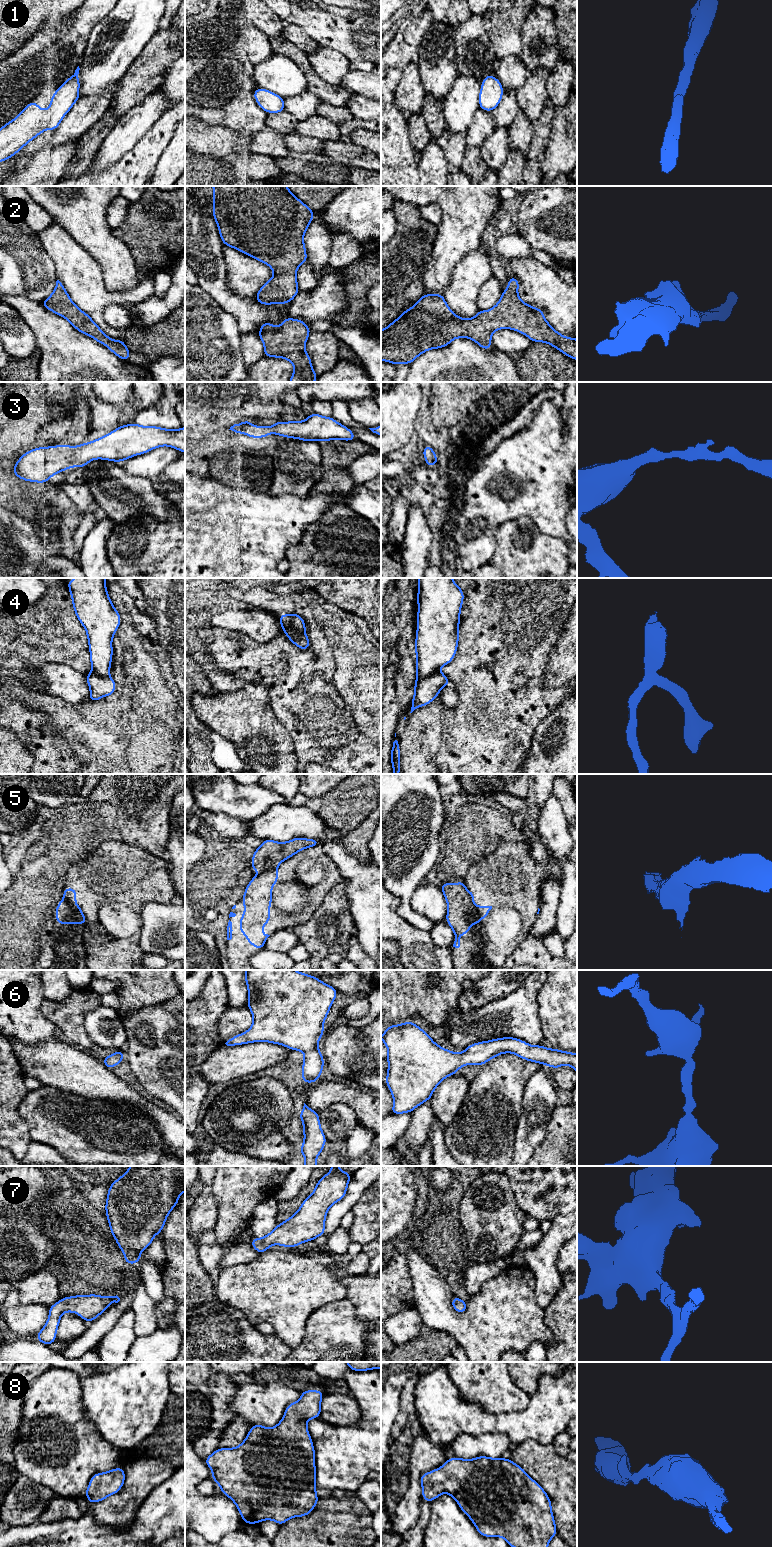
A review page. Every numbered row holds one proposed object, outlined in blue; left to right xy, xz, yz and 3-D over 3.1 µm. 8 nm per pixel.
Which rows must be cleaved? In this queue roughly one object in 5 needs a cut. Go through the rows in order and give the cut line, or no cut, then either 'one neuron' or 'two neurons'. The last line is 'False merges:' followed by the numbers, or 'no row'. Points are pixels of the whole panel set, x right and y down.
1: no cut | one neuron
2: no cut | one neuron
3: no cut | one neuron
4: xz (289, 614), (291, 625), (296, 630), (303, 631) | two neurons
5: xy (64, 899), (80, 911) | two neurons
6: no cut | one neuron
7: no cut | one neuron
8: no cut | one neuron
False merges: 4, 5

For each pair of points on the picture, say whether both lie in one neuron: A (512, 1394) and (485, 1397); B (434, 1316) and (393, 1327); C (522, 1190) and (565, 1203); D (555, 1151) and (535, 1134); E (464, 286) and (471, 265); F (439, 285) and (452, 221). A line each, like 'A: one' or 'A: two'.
A: one
B: two
C: one
D: two
E: one
F: one

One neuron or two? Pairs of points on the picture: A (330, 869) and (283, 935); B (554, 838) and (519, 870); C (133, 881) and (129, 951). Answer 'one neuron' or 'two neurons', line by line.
A: two neurons
B: two neurons
C: one neuron

